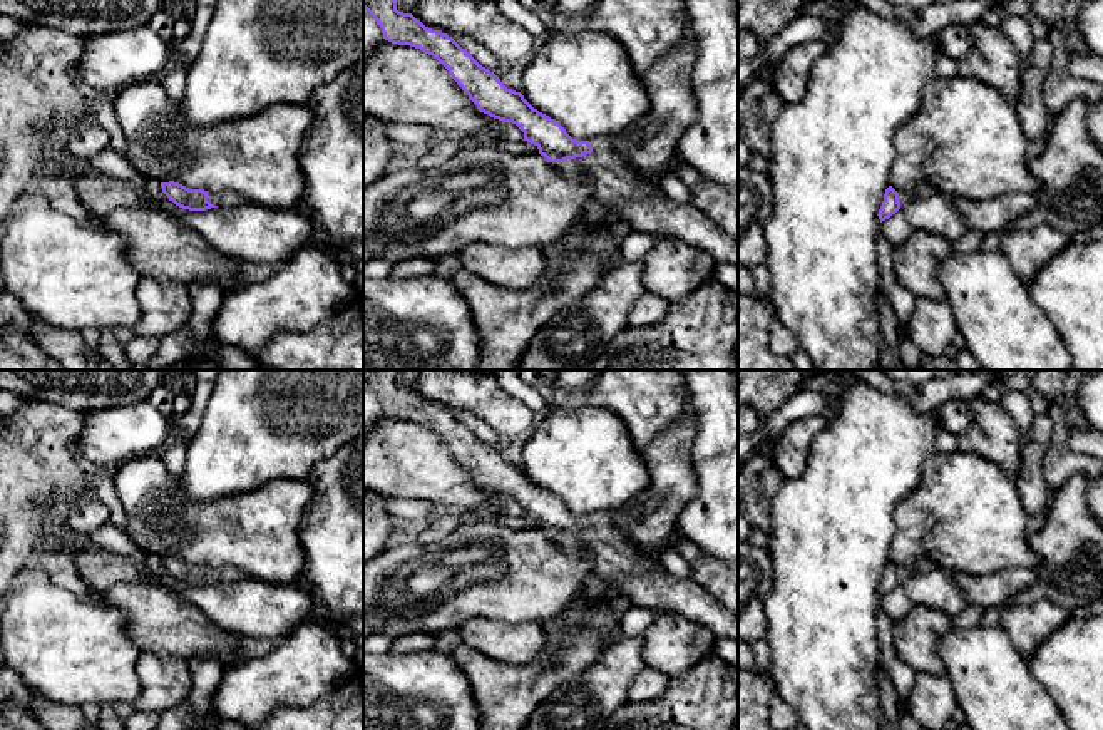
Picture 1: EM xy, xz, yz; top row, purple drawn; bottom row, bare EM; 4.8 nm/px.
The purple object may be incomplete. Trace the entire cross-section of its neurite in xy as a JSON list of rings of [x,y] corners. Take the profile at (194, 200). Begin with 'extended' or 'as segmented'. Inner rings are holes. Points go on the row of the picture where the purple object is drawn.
extended | [[[161,182],[162,193],[176,206],[189,211],[206,211],[218,206],[234,206],[243,203],[243,198],[233,191],[208,193],[204,189],[189,189],[179,182]]]

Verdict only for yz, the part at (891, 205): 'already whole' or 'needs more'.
needs more

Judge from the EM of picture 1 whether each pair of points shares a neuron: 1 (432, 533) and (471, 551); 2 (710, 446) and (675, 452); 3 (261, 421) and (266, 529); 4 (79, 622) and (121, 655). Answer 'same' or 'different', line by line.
1: different
2: different
3: different
4: same

